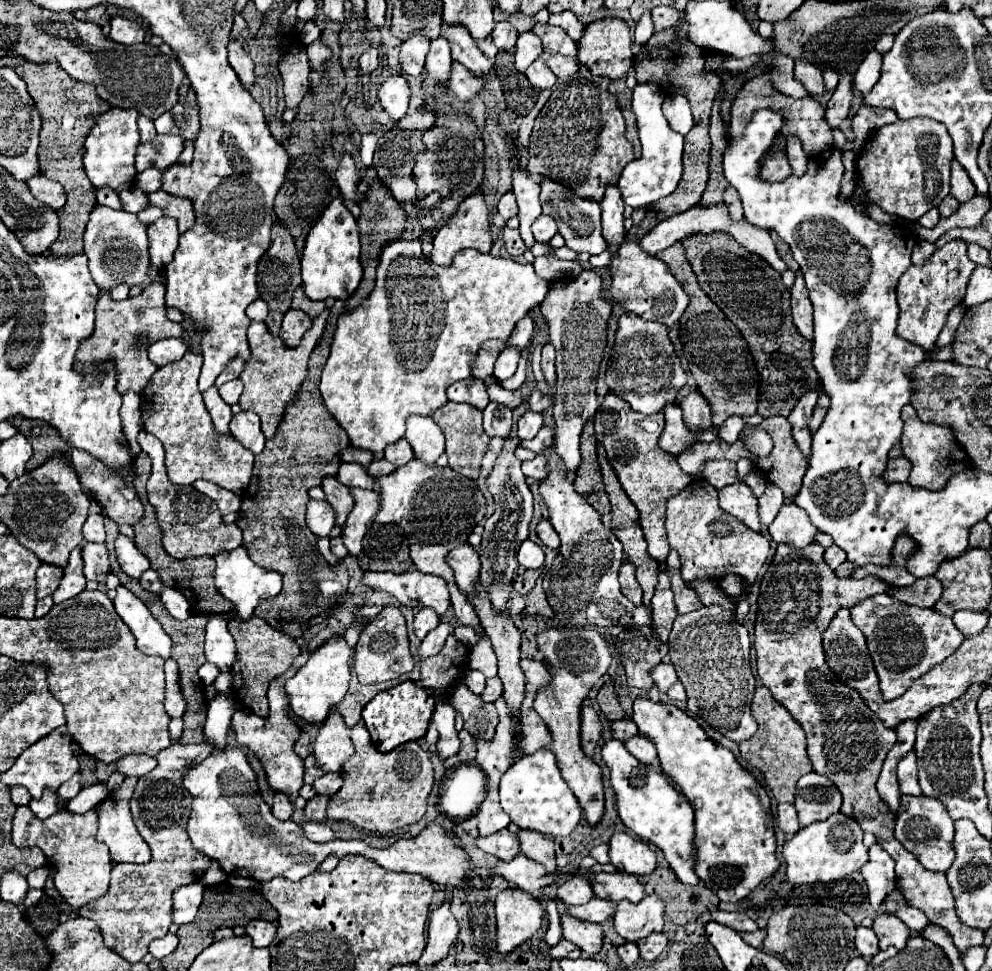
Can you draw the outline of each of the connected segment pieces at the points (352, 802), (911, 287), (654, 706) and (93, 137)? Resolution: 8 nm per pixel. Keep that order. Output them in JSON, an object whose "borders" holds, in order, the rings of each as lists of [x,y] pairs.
{"borders":[[[[364,723],[352,727],[352,743],[356,753],[344,763],[344,785],[330,797],[328,819],[346,819],[356,827],[386,835],[416,823],[426,813],[428,793],[434,783],[430,755],[416,743],[408,741],[390,753],[380,753],[368,735]]],[[[952,239],[944,247],[936,249],[924,267],[910,265],[910,269],[900,277],[896,289],[900,305],[898,335],[924,347],[926,351],[932,351],[936,345],[936,337],[944,327],[948,311],[962,303],[974,267],[976,265],[968,259],[968,243],[964,243],[962,239]]],[[[638,697],[632,721],[638,725],[638,733],[656,745],[662,771],[690,801],[702,801],[702,807],[694,811],[696,875],[720,901],[744,899],[780,865],[774,855],[774,817],[766,791],[726,747],[712,741],[698,721],[682,709]]],[[[112,107],[110,111],[102,113],[98,117],[96,125],[90,129],[86,143],[84,143],[84,147],[86,147],[84,169],[94,187],[110,187],[116,193],[120,193],[122,189],[132,185],[132,181],[136,177],[134,157],[136,157],[136,147],[140,143],[136,119],[138,119],[138,113],[134,109]]]]}

